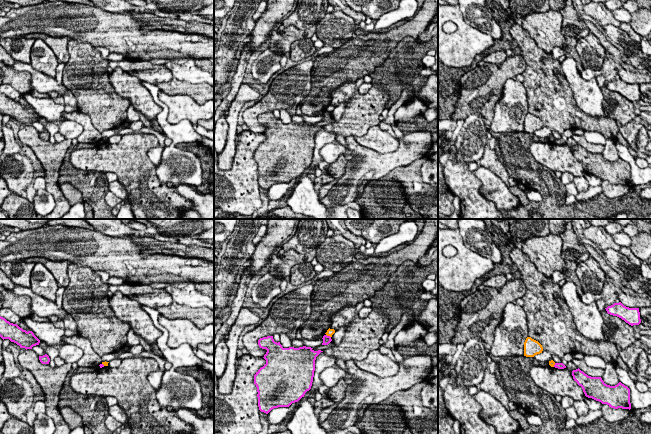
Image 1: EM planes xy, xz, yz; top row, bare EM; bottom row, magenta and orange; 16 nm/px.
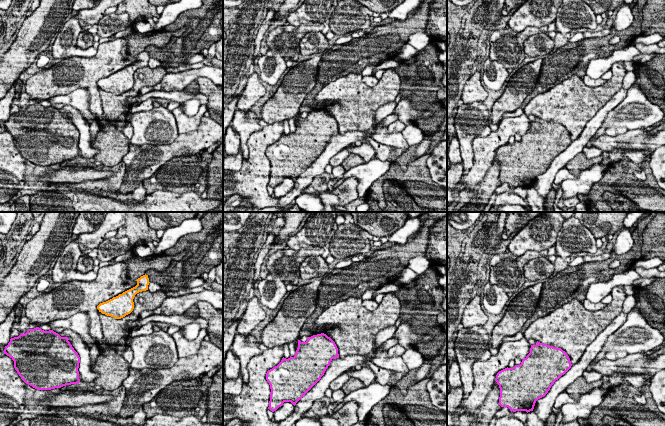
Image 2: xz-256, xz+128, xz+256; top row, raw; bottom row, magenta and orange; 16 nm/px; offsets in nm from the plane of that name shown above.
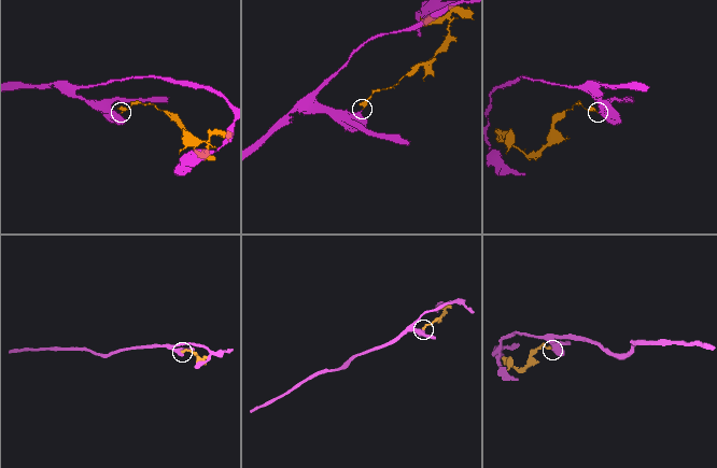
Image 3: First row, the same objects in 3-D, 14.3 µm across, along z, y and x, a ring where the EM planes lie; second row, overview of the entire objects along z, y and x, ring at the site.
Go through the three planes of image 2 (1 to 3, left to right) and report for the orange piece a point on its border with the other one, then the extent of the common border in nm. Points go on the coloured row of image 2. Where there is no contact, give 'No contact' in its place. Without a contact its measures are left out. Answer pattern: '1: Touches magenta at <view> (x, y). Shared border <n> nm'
1: No contact
2: No contact
3: No contact

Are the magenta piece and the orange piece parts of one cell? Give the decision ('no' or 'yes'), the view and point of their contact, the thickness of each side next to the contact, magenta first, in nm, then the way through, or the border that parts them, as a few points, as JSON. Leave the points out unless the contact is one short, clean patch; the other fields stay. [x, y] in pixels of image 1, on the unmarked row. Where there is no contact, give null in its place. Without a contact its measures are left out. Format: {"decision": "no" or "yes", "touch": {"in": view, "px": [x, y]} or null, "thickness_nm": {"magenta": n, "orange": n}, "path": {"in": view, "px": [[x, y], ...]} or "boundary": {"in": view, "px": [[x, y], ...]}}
{"decision": "no", "touch": {"in": "xz", "px": [328, 112]}, "thickness_nm": {"magenta": 130, "orange": 120}, "boundary": {"in": "xz", "px": [[326, 110], [330, 113]]}}

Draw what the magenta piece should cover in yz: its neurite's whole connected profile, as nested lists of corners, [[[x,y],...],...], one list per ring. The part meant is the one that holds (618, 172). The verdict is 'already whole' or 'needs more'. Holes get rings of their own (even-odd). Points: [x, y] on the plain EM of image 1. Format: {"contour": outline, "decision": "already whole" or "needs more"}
{"contour": [[[579,144],[572,147],[572,152],[574,157],[582,163],[586,173],[614,185],[631,185],[630,165],[621,158],[610,162],[605,160],[601,153],[588,152]]], "decision": "already whole"}

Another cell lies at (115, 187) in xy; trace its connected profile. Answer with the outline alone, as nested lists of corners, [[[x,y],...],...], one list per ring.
[[[118,180],[109,183],[109,191],[111,191],[114,195],[119,197],[123,201],[128,201],[128,193],[124,186]]]

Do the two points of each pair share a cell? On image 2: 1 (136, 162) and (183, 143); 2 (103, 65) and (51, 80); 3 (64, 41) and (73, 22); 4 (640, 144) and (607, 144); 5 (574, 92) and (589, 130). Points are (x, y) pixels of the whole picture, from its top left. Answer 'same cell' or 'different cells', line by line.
1: same cell
2: same cell
3: same cell
4: same cell
5: different cells

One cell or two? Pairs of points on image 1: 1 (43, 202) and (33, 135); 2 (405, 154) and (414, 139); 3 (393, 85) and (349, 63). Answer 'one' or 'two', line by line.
1: two
2: one
3: two

